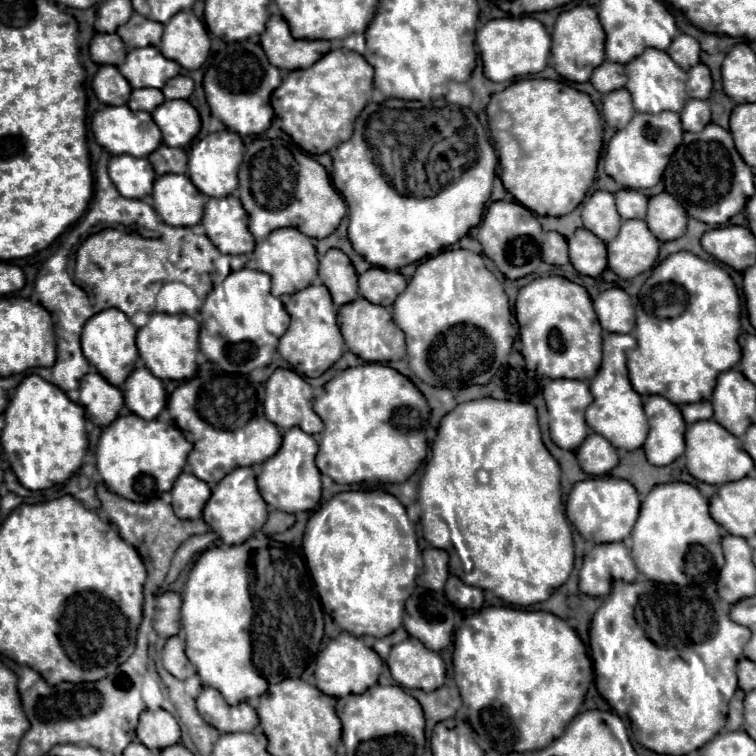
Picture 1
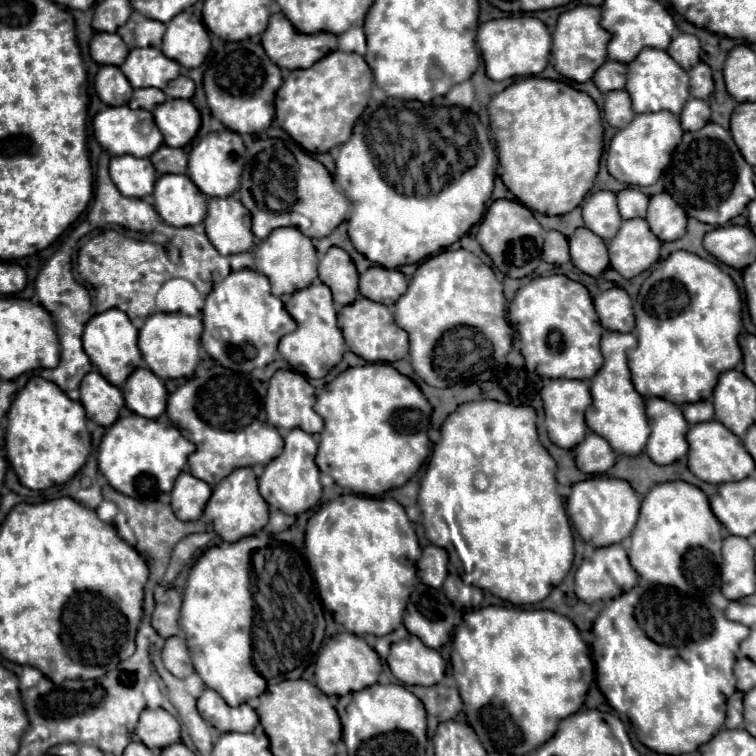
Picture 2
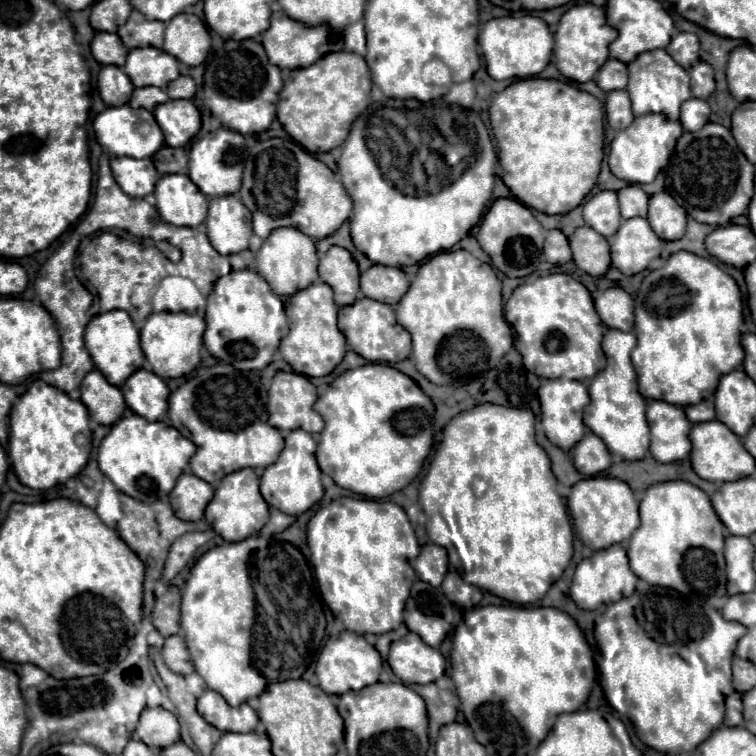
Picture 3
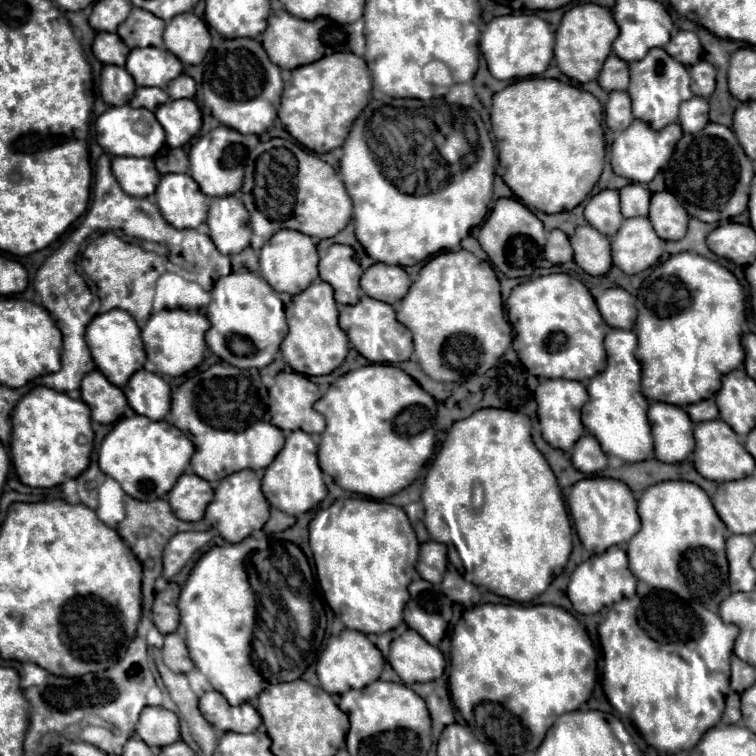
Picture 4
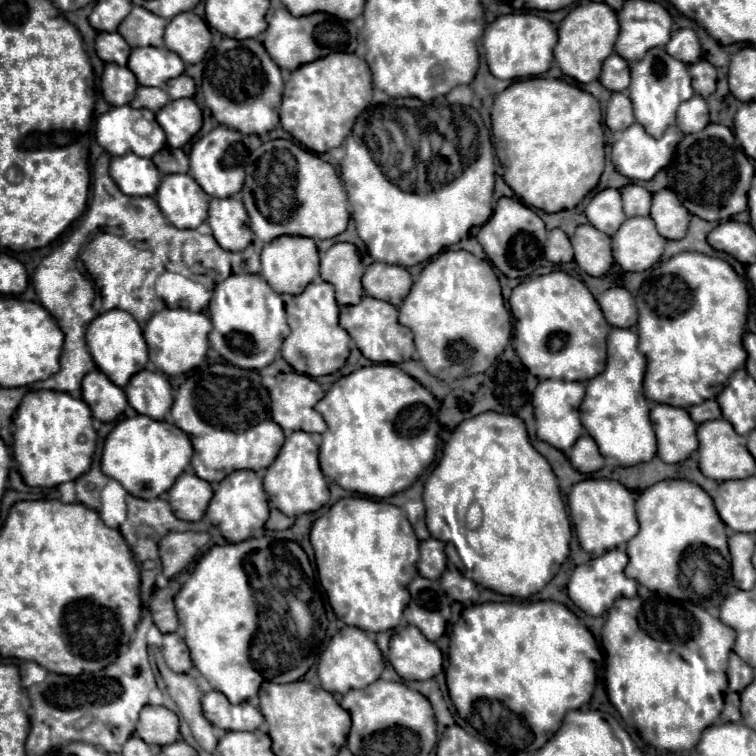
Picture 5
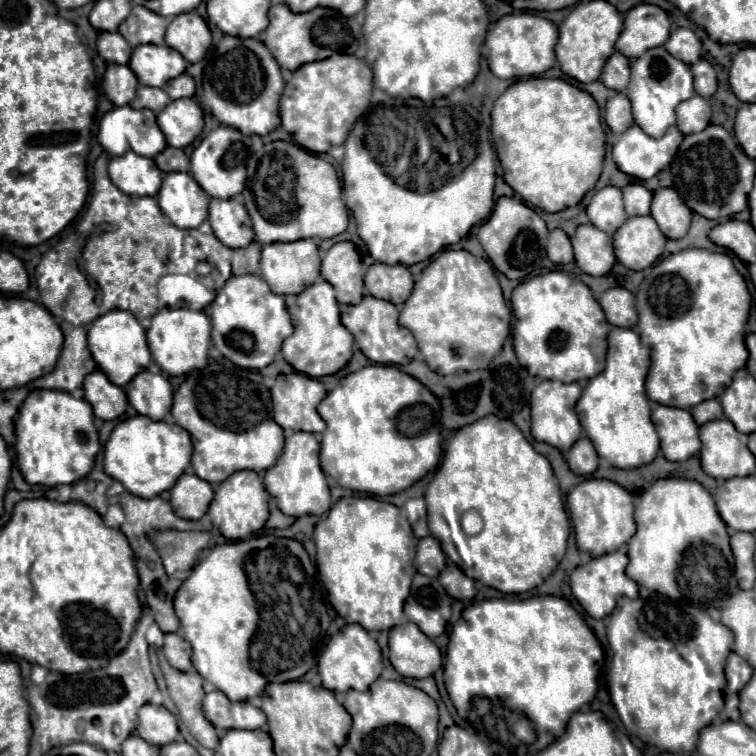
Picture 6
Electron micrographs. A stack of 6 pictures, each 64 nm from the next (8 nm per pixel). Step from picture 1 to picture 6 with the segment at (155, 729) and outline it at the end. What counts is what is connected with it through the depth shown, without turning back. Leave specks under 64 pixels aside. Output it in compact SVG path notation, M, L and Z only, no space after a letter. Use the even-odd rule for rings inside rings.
M144 704L138 712L136 734L144 738L148 744L164 746L176 740L178 736L178 720L164 706Z

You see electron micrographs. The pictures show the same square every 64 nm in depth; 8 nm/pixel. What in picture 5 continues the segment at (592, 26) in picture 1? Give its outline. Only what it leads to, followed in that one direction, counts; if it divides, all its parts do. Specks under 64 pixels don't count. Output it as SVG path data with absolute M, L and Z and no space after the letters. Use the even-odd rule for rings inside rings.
M600 2L578 4L558 26L558 44L554 46L554 58L560 70L574 78L576 82L598 80L602 62L614 52L614 42L618 36L618 18L616 12Z

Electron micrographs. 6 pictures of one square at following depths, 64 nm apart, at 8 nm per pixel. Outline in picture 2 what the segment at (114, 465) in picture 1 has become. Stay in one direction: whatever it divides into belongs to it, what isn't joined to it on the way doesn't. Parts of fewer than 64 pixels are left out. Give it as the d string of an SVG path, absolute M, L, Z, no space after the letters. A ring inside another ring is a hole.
M130 414L126 418L118 418L102 436L98 448L98 470L114 490L134 500L148 502L172 490L176 476L182 472L194 450L196 446L186 440L174 424Z

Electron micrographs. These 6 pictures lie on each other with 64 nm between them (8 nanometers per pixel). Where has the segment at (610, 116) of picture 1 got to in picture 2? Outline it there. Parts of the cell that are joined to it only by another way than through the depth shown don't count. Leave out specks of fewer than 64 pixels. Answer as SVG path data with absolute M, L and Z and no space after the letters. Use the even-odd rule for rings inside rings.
M626 90L608 92L604 96L604 118L612 128L618 128L618 130L626 128L632 122L634 110L632 110L632 100Z

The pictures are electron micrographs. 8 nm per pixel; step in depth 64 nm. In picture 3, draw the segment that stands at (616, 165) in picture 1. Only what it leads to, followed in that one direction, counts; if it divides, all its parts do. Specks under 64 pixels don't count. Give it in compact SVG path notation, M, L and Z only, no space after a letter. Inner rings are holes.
M644 114L634 118L634 122L624 128L624 132L618 132L616 138L610 144L610 158L608 166L610 172L626 180L630 184L650 184L658 176L658 172L668 164L670 154L674 152L676 140L682 136L680 122L668 120L664 114Z

